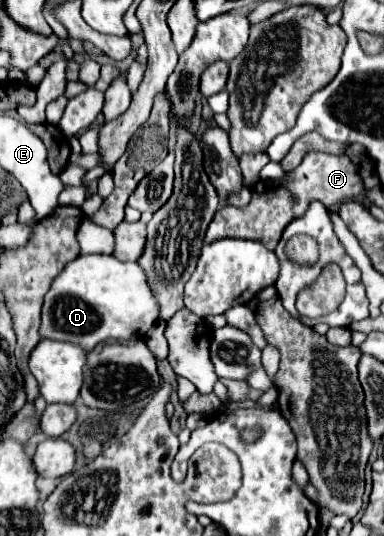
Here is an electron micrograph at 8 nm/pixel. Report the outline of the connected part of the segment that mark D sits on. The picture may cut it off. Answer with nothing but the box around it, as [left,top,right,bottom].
[41,254,159,350]

